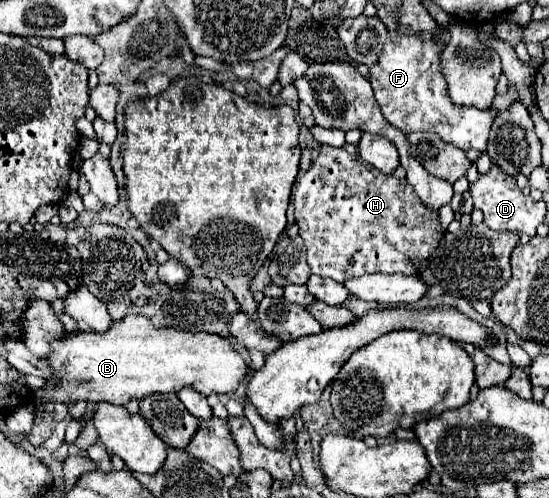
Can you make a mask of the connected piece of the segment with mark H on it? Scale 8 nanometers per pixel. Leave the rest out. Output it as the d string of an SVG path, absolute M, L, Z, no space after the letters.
M327 144L321 146L321 152L311 168L299 178L299 184L293 192L293 204L299 236L307 248L307 262L311 272L317 276L333 278L337 282L373 272L415 274L419 264L439 246L443 238L437 212L419 202L407 180L399 180L393 174L383 174L373 166L367 166L357 154L349 154L345 148Z

